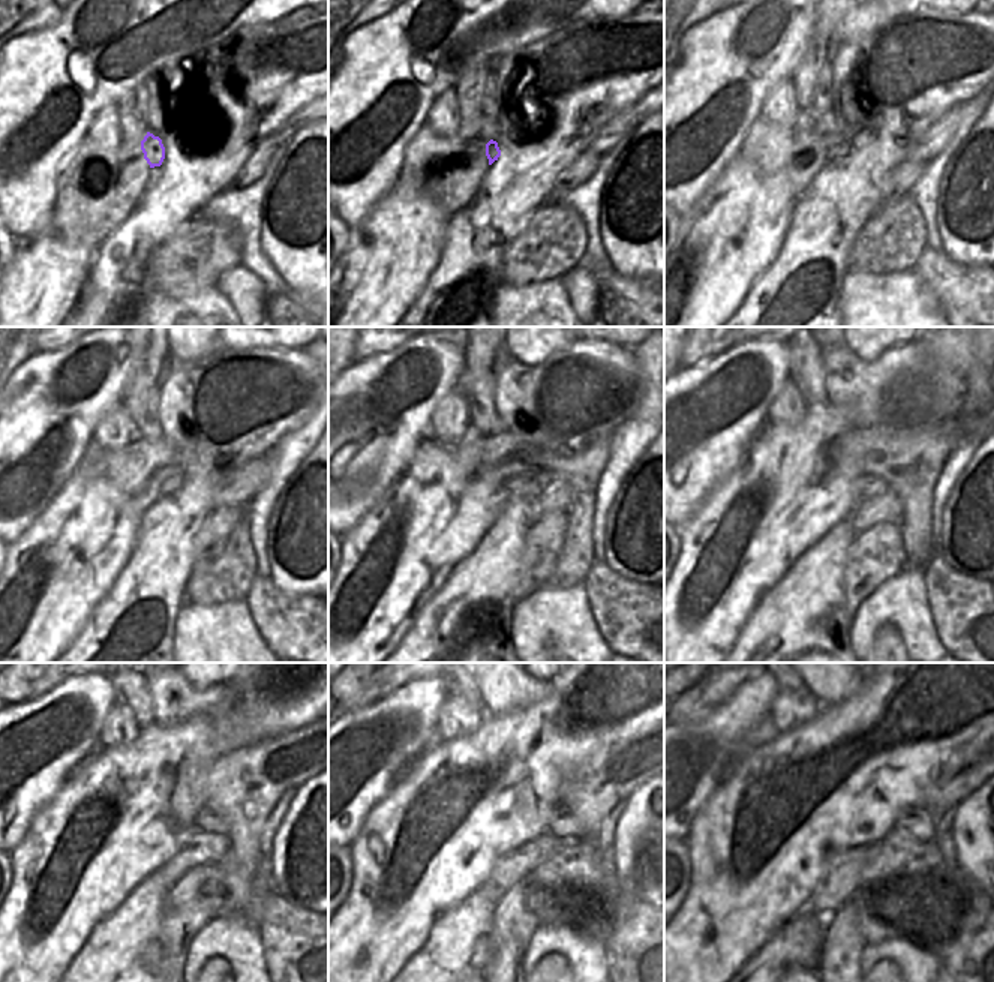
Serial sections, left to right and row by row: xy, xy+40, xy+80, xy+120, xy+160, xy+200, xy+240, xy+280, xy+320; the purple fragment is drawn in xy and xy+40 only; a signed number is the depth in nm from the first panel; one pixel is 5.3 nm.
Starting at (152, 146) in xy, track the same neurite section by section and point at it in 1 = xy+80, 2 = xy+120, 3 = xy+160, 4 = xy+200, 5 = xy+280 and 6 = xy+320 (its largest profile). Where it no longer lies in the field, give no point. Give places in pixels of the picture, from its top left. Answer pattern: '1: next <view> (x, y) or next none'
1: next xy+80 (840, 150)
2: next xy+120 (171, 485)
3: next xy+160 (525, 483)
4: next xy+200 (865, 486)
5: next xy+280 (562, 825)
6: next xy+320 (918, 822)

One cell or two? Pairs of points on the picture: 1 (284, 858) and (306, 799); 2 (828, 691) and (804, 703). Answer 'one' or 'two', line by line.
1: one
2: two

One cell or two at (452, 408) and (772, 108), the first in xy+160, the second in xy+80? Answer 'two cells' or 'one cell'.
one cell

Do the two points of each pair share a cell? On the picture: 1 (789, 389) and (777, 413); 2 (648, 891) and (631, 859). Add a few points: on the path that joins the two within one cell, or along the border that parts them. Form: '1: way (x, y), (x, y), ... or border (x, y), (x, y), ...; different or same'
1: way (789, 395), (789, 401), (783, 407); same
2: way (648, 883), (648, 876), (639, 867); same

